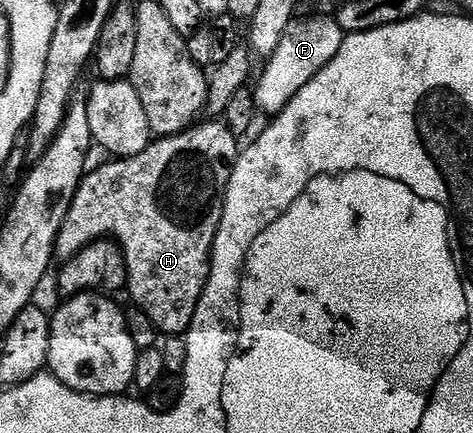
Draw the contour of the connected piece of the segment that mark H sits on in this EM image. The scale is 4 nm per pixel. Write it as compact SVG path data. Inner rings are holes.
M224 121L197 122L187 131L166 135L148 144L142 153L116 157L97 171L89 170L80 183L64 228L56 239L56 255L67 261L98 239L111 237L124 250L128 263L127 290L132 290L132 303L146 315L165 336L183 336L192 326L198 301L208 284L212 268L212 247L224 216L224 198L232 171L242 150L238 137Z

